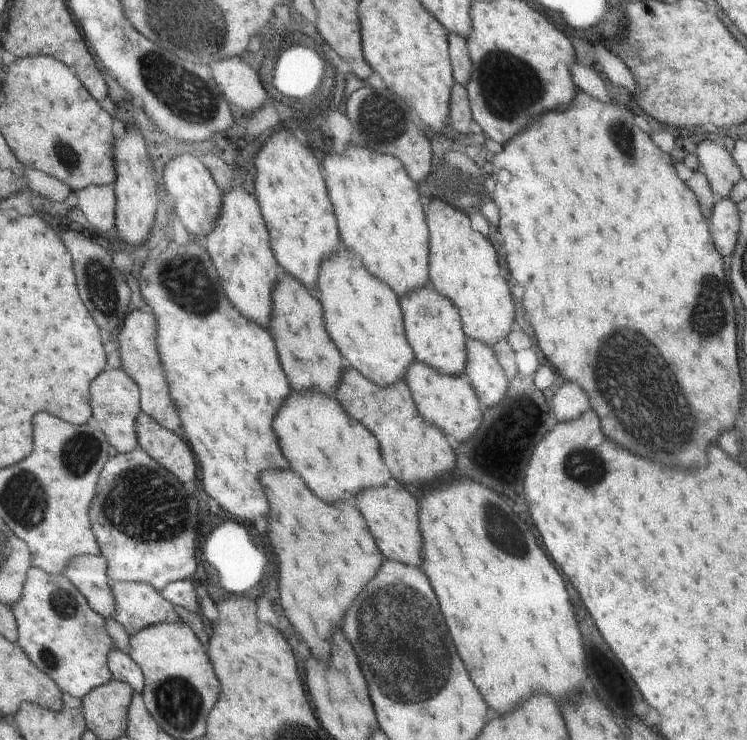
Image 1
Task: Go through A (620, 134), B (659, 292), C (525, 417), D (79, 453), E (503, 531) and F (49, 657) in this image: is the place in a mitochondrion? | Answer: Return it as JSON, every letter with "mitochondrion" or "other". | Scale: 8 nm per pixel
{"A":"mitochondrion","B":"other","C":"mitochondrion","D":"mitochondrion","E":"mitochondrion","F":"mitochondrion"}

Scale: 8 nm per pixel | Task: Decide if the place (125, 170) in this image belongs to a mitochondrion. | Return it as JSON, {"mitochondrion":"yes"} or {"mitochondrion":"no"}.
{"mitochondrion":"no"}

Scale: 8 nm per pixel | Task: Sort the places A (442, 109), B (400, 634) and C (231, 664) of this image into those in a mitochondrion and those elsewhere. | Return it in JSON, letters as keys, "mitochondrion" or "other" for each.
{"A":"other","B":"mitochondrion","C":"other"}

